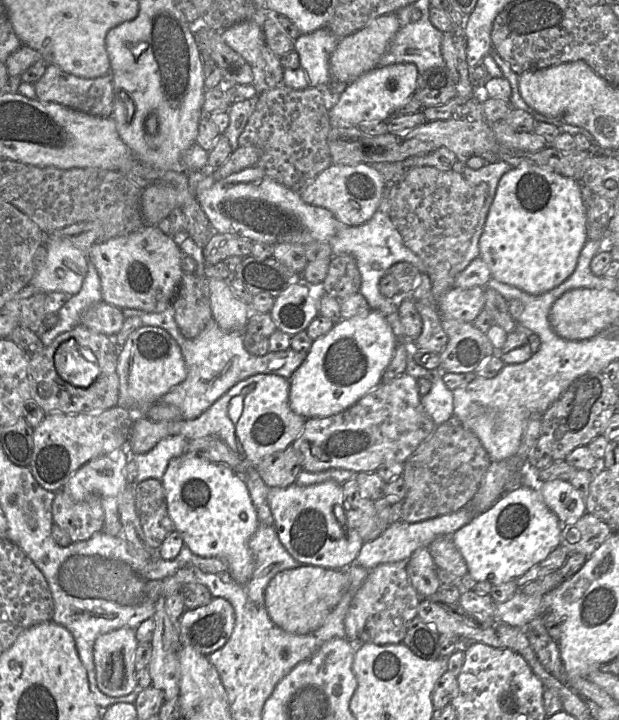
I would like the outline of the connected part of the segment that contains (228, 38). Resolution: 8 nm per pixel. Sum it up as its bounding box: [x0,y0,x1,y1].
[221,20,269,95]

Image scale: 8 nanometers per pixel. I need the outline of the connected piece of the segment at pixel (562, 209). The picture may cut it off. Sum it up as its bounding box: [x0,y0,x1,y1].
[479,166,588,295]

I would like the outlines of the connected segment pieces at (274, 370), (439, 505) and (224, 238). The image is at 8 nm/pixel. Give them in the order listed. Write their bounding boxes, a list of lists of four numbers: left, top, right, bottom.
[[122,306,306,420],[400,419,491,523],[203,233,252,265]]

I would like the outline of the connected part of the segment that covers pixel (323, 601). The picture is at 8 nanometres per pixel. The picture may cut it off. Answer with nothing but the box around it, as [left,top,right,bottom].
[264,565,350,635]

